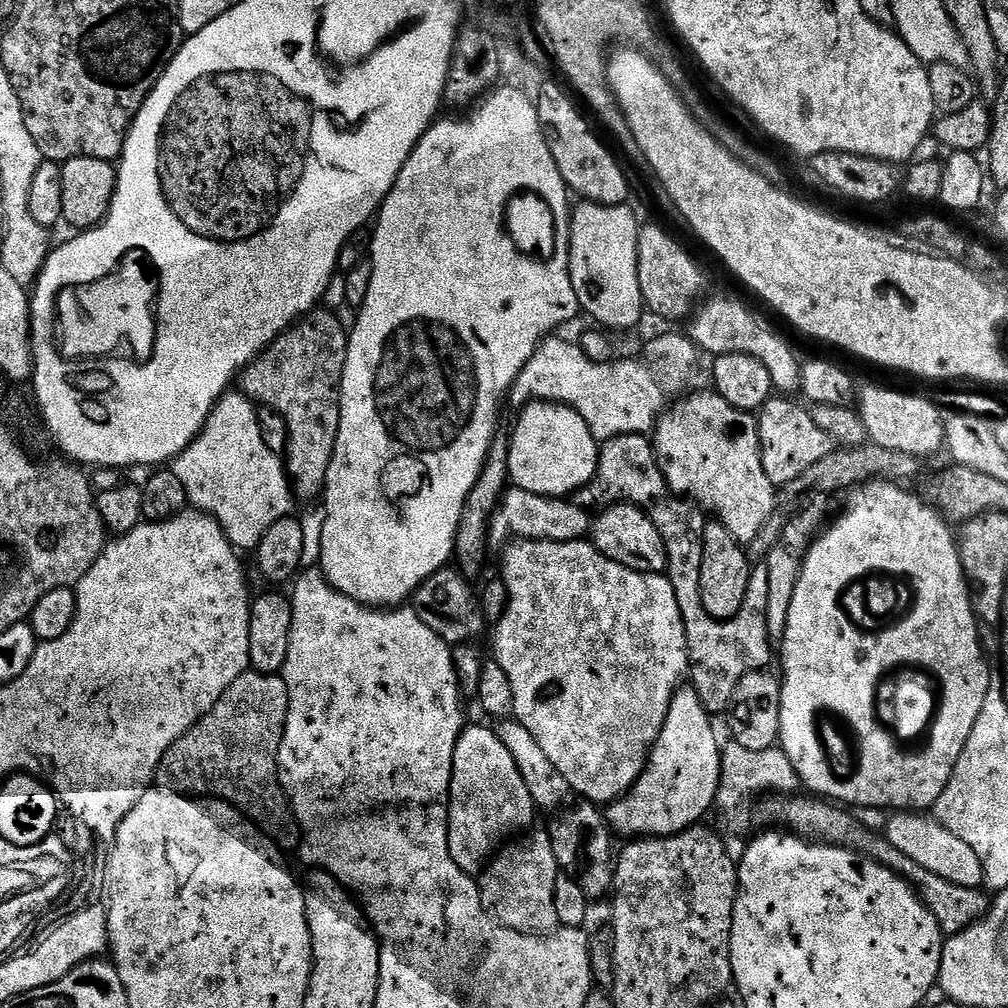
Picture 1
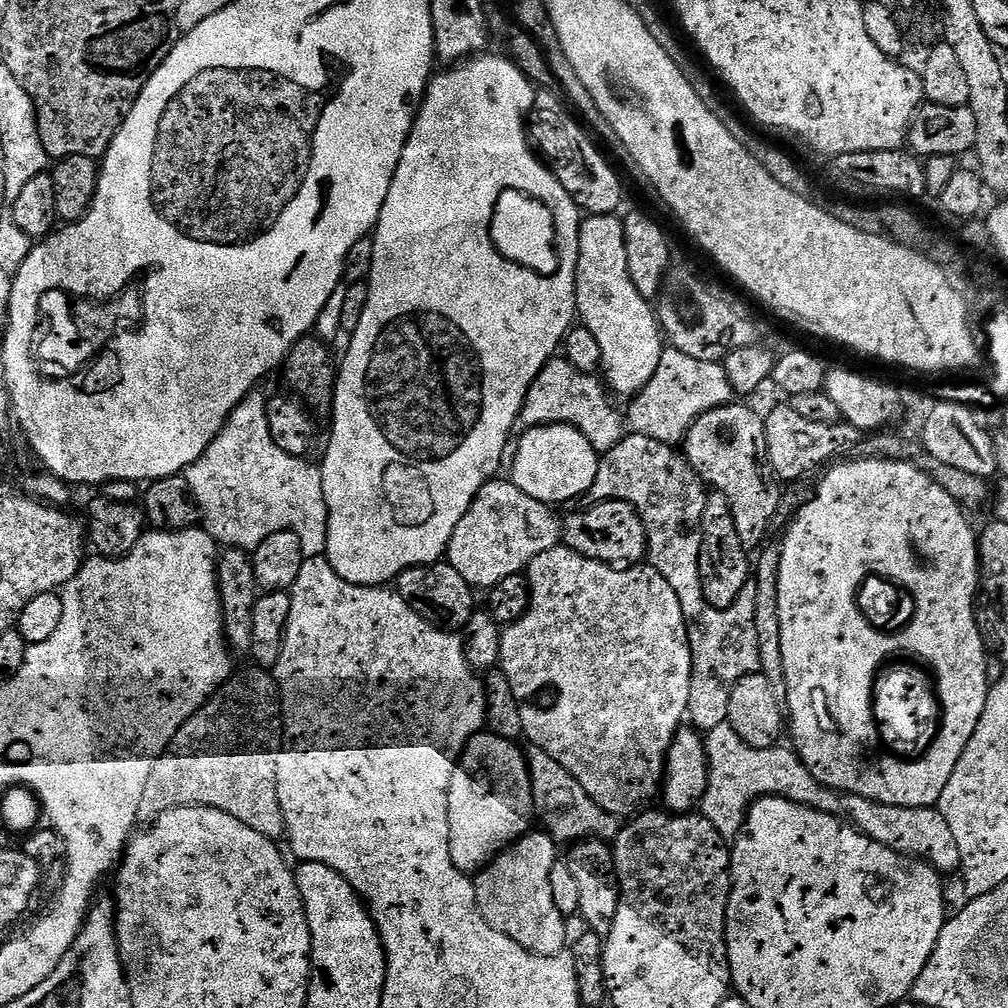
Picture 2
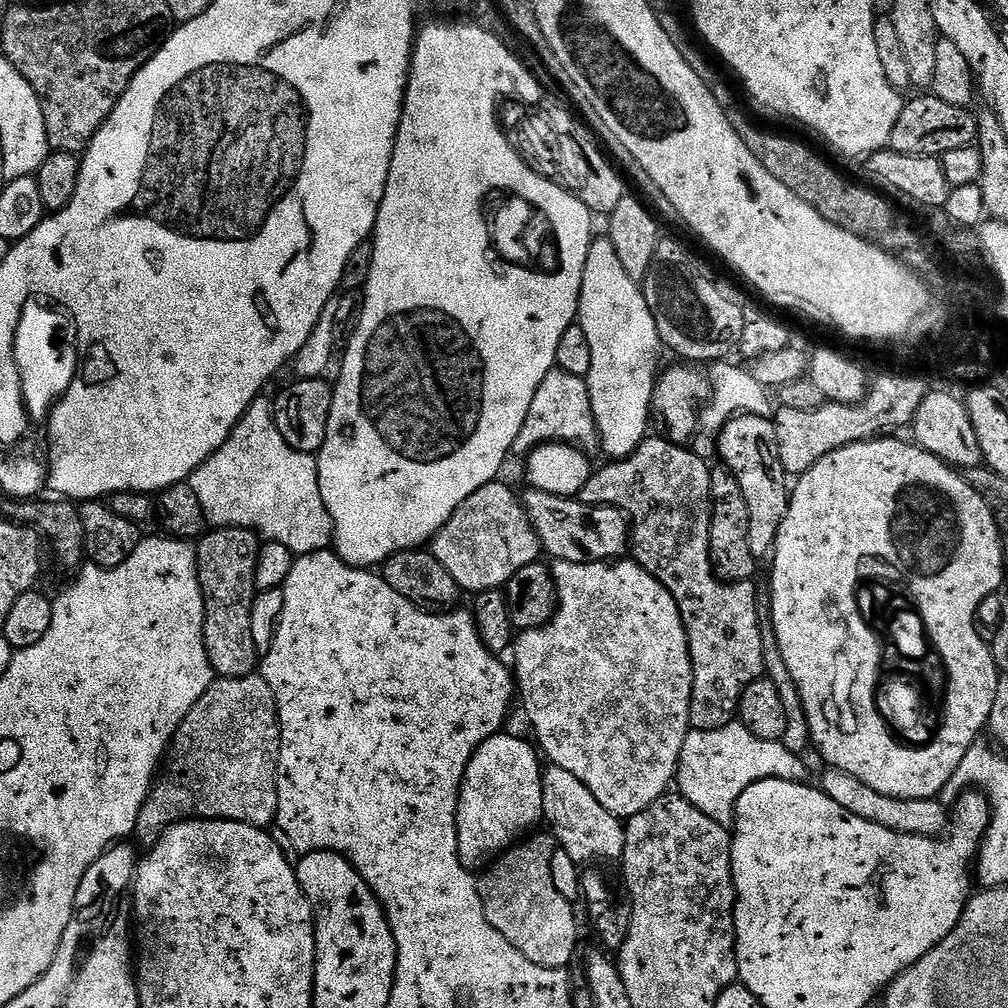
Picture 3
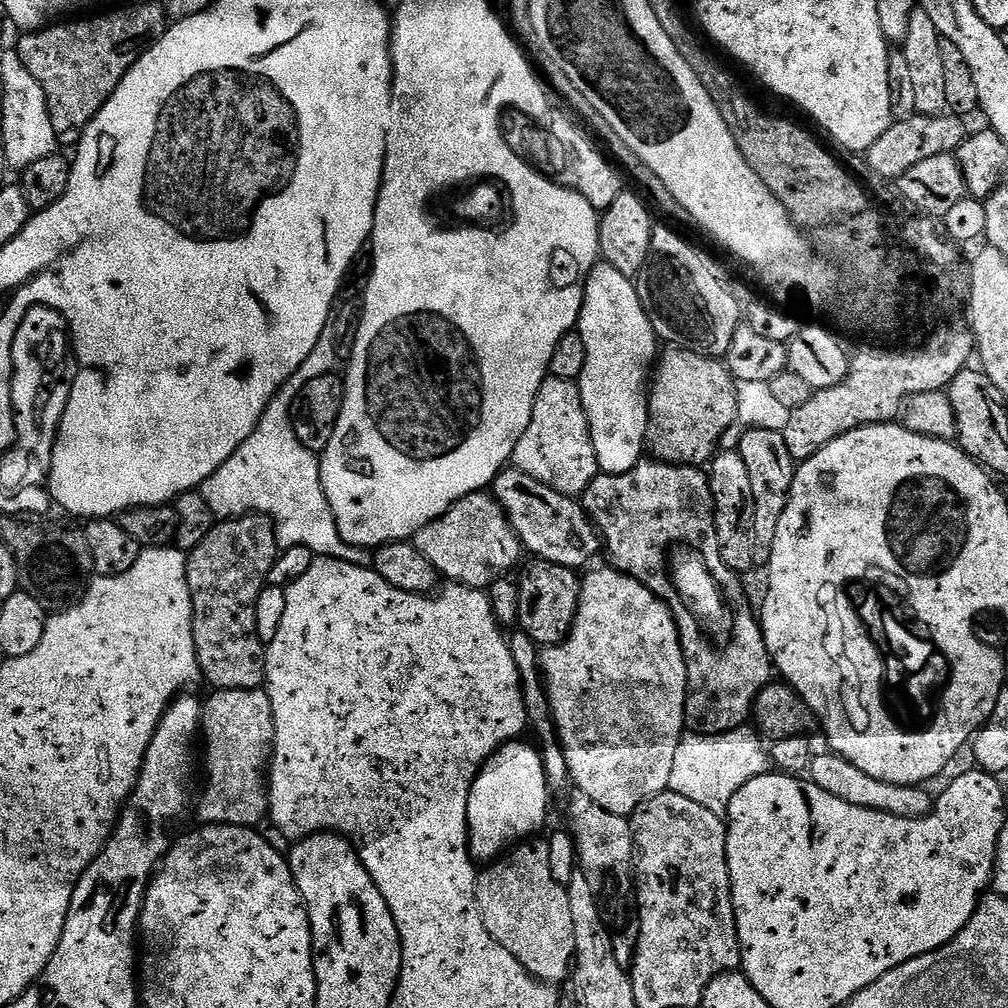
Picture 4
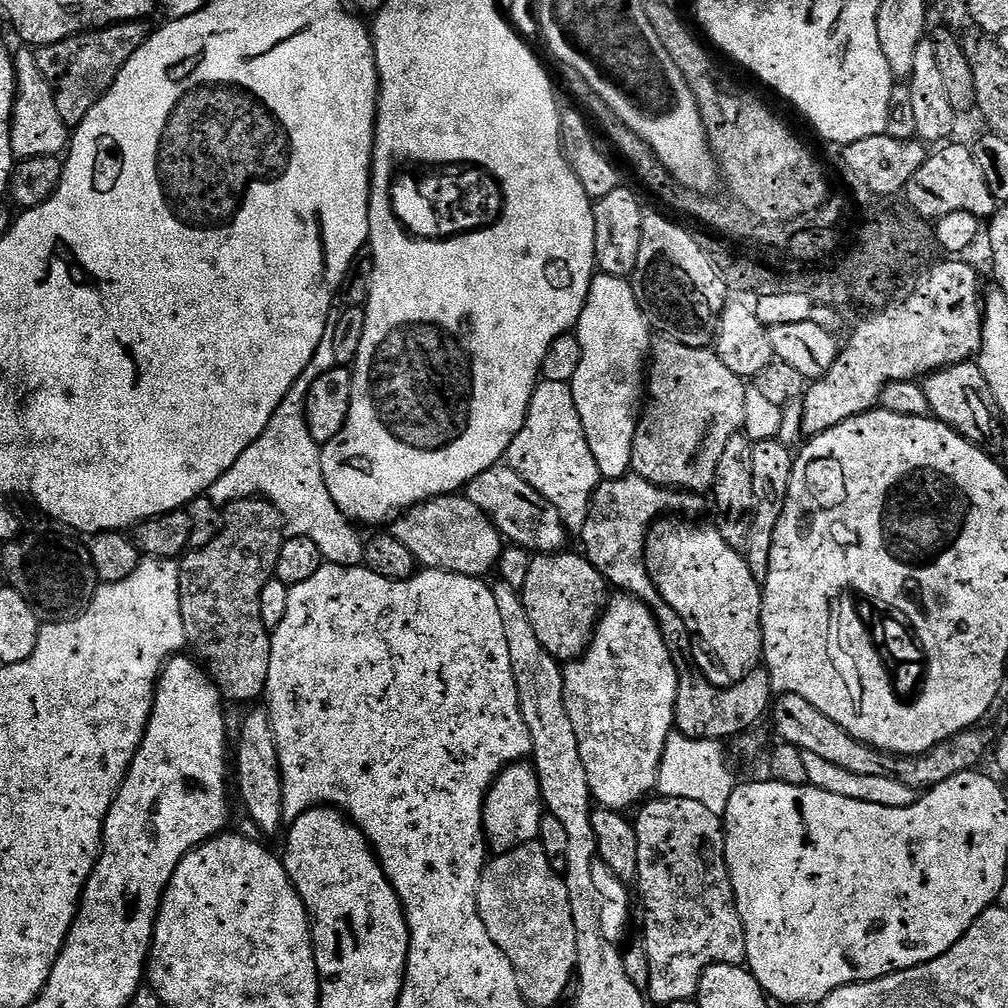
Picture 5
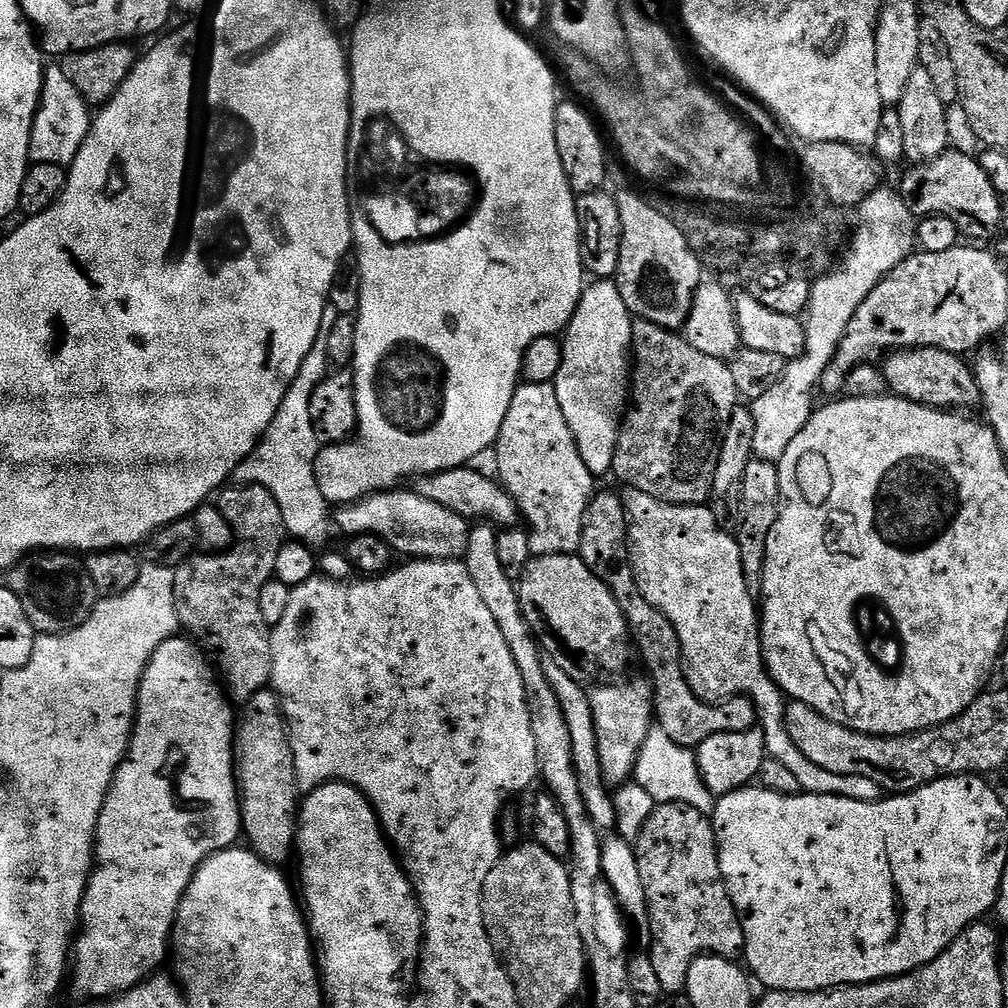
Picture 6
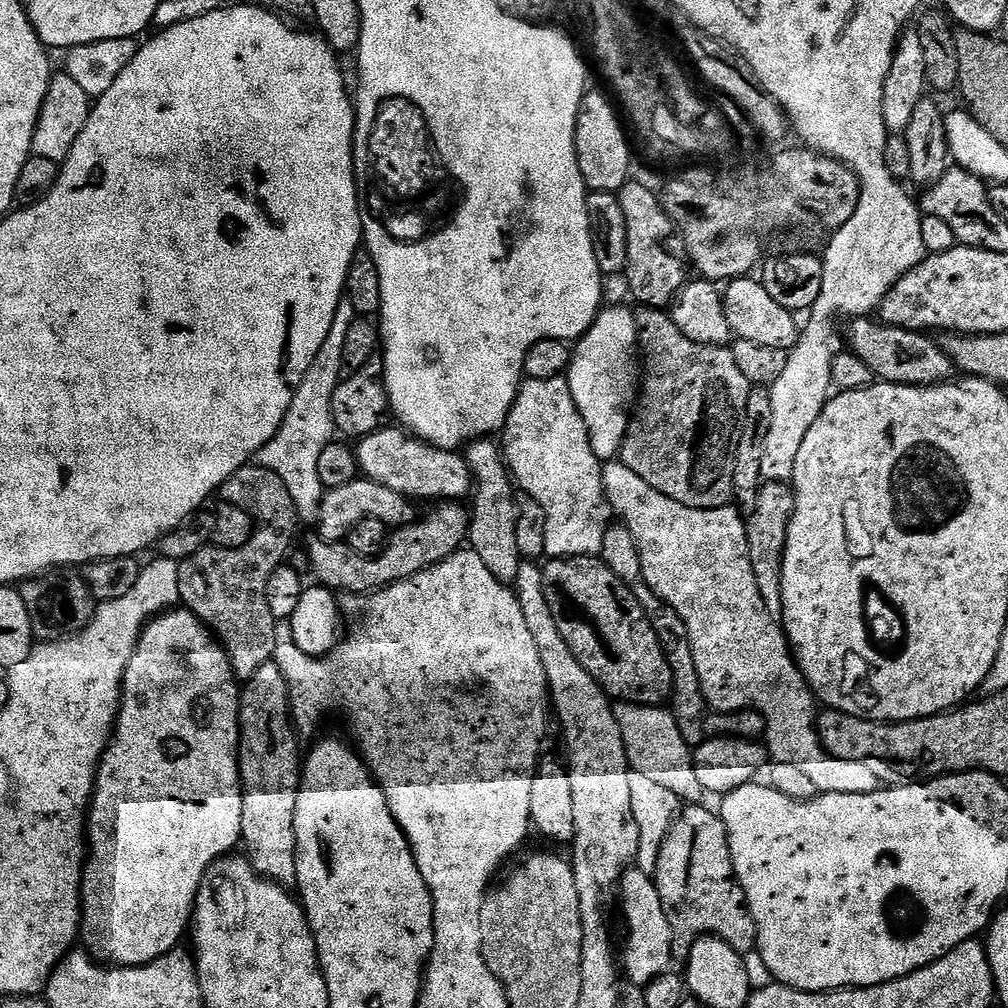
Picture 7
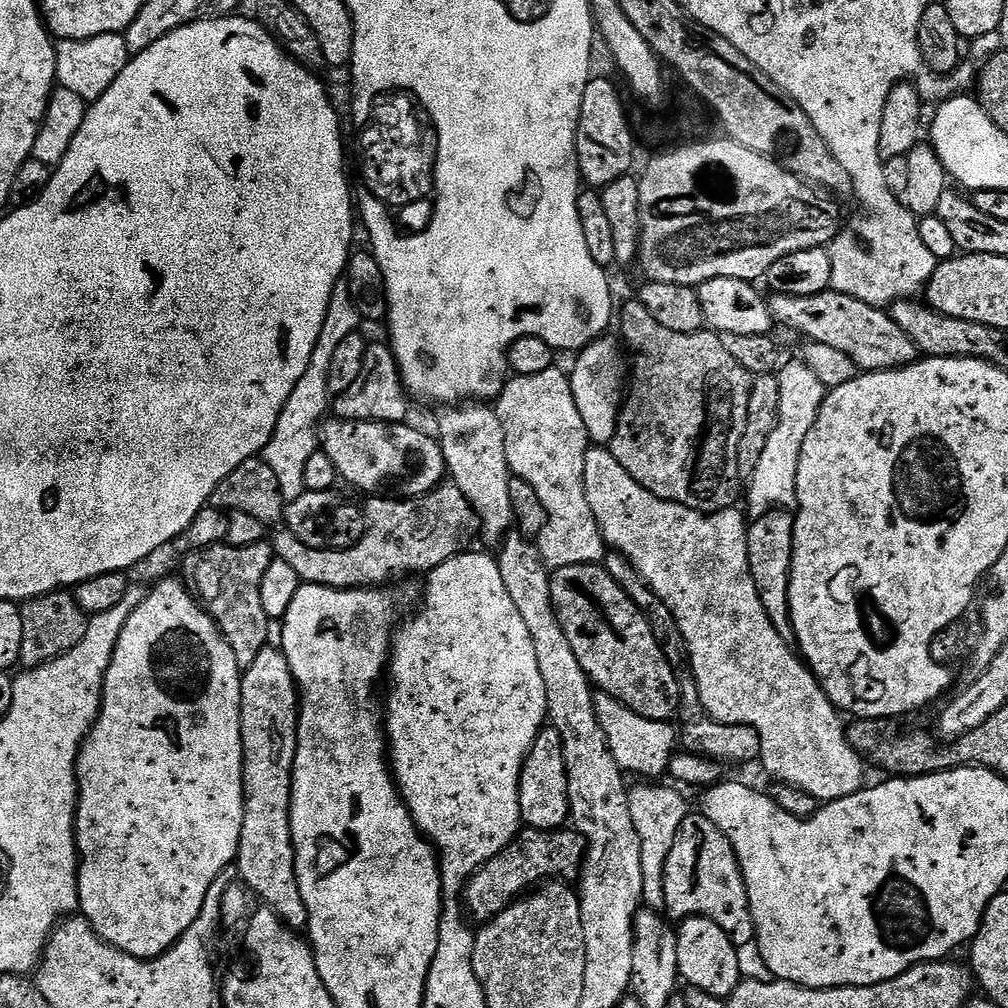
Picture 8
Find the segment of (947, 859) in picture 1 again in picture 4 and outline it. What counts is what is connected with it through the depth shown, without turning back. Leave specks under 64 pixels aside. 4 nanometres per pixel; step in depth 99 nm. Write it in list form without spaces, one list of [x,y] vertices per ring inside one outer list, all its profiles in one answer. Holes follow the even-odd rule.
[[[827,754],[828,756],[813,755],[812,767],[810,769],[810,779],[813,784],[817,784],[822,790],[826,790],[826,794],[834,794],[834,798],[842,798],[842,802],[850,802],[850,806],[862,806],[870,810],[878,810],[879,812],[889,812],[895,816],[925,816],[930,814],[934,807],[933,793],[928,793],[927,787],[911,784],[910,786],[894,786],[890,782],[878,782],[878,778],[870,778],[870,774],[862,774],[862,770],[858,770],[858,766],[854,766],[850,762],[846,762],[842,757],[835,754]]]

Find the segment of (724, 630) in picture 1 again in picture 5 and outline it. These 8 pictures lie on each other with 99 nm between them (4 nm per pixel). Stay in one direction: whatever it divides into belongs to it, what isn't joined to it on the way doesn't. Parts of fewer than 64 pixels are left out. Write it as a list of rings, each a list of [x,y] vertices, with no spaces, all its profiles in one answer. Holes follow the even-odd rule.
[[[635,474],[613,480],[601,479],[588,504],[586,522],[578,533],[579,539],[584,539],[583,555],[596,567],[598,574],[602,574],[611,587],[613,584],[621,593],[637,596],[652,609],[660,623],[664,640],[668,643],[668,649],[674,654],[687,650],[690,633],[682,618],[678,618],[678,614],[665,602],[662,594],[658,594],[644,561],[644,543],[649,528],[669,514],[676,518],[700,518],[704,512],[704,500],[705,497],[699,492],[663,488],[654,482],[646,482],[646,478]],[[753,670],[744,676],[737,684],[728,688],[717,688],[708,681],[707,676],[681,675],[676,699],[675,731],[681,736],[689,736],[691,740],[731,741],[755,729],[760,719],[767,717],[770,705],[774,699],[772,680],[767,671]]]

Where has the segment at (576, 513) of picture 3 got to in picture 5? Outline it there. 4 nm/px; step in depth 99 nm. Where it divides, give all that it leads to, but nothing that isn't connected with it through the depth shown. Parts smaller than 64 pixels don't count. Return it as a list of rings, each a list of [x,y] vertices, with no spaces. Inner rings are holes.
[[[497,466],[478,474],[468,484],[466,495],[474,506],[478,506],[494,522],[501,537],[509,545],[526,548],[529,553],[543,554],[558,552],[565,547],[570,539],[570,533],[564,527],[564,519],[549,500],[542,498],[526,478],[519,476],[514,469],[507,466]]]

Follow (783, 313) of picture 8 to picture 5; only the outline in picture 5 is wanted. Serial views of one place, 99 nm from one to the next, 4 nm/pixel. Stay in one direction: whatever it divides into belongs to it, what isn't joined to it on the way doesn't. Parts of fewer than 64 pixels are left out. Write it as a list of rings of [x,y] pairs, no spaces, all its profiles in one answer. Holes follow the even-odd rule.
[[[965,362],[938,368],[923,377],[922,387],[926,394],[929,413],[943,424],[950,425],[972,444],[992,446],[988,444],[999,438],[1002,428],[994,411],[994,394],[990,394],[990,386],[986,386],[979,363]]]

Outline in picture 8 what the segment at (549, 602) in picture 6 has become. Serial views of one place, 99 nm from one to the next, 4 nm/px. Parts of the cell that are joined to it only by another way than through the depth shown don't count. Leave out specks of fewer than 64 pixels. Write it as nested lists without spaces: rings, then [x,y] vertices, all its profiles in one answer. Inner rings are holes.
[[[597,563],[555,569],[550,575],[550,598],[562,626],[562,634],[566,634],[578,658],[578,666],[582,666],[588,679],[599,691],[610,694],[634,710],[634,714],[642,714],[642,718],[669,722],[677,719],[680,710],[680,676],[677,669],[672,667],[666,654],[662,654],[662,646],[658,646],[658,638],[654,638],[654,630],[650,630],[644,609],[618,586],[607,567]]]

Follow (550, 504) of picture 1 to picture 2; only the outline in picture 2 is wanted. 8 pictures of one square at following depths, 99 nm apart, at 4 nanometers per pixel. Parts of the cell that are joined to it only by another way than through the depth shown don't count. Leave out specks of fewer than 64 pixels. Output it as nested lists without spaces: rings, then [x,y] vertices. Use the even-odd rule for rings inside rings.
[[[493,478],[482,486],[448,543],[446,563],[454,566],[474,590],[491,590],[502,578],[521,575],[538,554],[562,544],[562,520],[556,517],[557,509],[500,479]]]

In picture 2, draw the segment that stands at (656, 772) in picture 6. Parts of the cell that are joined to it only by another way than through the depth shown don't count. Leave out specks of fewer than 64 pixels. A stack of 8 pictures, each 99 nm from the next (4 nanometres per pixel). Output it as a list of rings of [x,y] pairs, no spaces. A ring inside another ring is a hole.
[[[727,723],[714,726],[714,730],[707,732],[704,749],[708,751],[708,786],[698,808],[707,820],[714,822],[714,830],[729,842],[740,835],[749,808],[762,796],[785,796],[787,800],[805,804],[808,808],[829,812],[831,816],[843,817],[847,813],[847,799],[836,789],[818,782],[791,747],[755,748],[744,742]]]

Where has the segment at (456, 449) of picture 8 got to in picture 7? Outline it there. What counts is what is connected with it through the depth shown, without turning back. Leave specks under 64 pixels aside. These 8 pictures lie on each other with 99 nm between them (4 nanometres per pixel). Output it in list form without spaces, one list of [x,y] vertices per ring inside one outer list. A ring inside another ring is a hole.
[[[481,438],[473,440],[466,448],[468,469],[472,472],[474,495],[470,503],[470,523],[467,543],[471,551],[486,562],[486,570],[494,574],[505,585],[511,585],[516,579],[522,563],[518,550],[518,504],[512,500],[514,484],[510,479],[507,463],[502,455],[502,448],[495,439]]]

